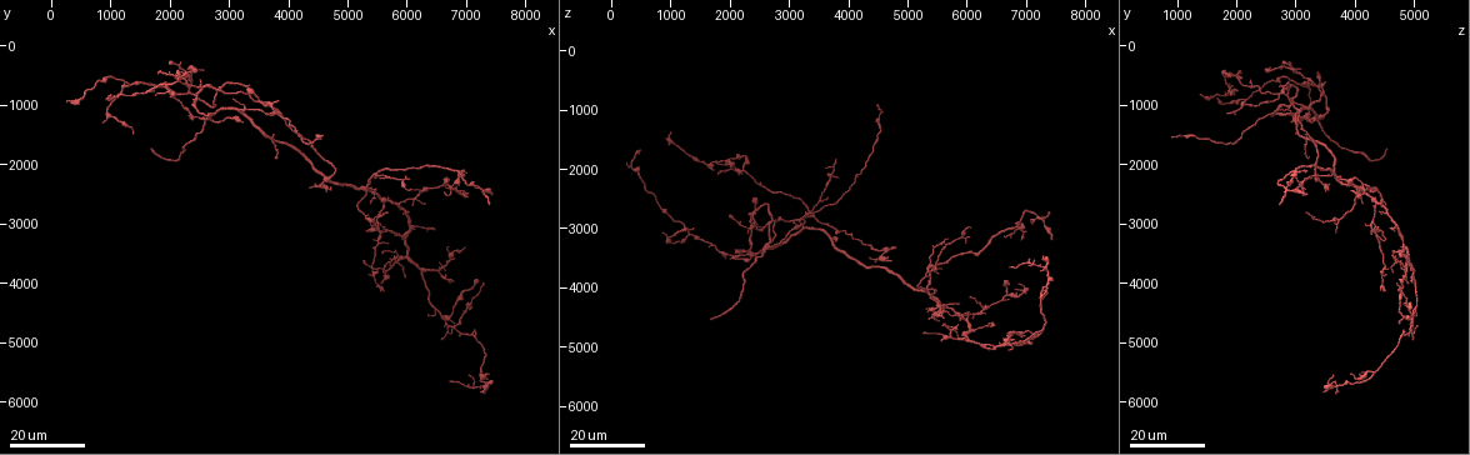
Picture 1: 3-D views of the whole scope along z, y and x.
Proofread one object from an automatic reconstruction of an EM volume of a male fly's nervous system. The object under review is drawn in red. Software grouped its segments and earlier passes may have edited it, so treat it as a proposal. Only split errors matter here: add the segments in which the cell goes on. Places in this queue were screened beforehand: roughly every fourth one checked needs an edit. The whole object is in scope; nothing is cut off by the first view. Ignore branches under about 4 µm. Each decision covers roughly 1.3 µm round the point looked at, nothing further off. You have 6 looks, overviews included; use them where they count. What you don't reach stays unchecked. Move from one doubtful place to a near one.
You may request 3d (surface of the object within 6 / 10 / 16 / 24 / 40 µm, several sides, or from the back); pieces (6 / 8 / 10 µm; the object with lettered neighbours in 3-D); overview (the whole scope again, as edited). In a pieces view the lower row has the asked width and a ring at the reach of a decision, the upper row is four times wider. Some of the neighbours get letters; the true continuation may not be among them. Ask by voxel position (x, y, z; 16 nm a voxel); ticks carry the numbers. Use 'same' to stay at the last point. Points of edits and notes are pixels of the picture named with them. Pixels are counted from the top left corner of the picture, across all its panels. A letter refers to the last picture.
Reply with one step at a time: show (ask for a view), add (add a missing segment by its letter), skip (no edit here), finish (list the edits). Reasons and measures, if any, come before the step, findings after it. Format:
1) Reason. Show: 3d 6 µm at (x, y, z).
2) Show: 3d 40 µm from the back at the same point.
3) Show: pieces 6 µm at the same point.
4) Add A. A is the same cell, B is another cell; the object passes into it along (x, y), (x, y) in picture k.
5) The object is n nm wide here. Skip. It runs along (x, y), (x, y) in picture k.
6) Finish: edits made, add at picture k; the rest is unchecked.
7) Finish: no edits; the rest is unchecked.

End of a long branch. Show: 3d 16 µm at (1700, 1750, 4550).

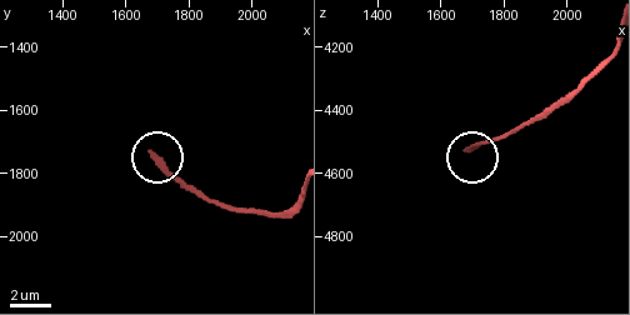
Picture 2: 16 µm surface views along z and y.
Show: pieces 8 µm at (1680, 1740, 4520).

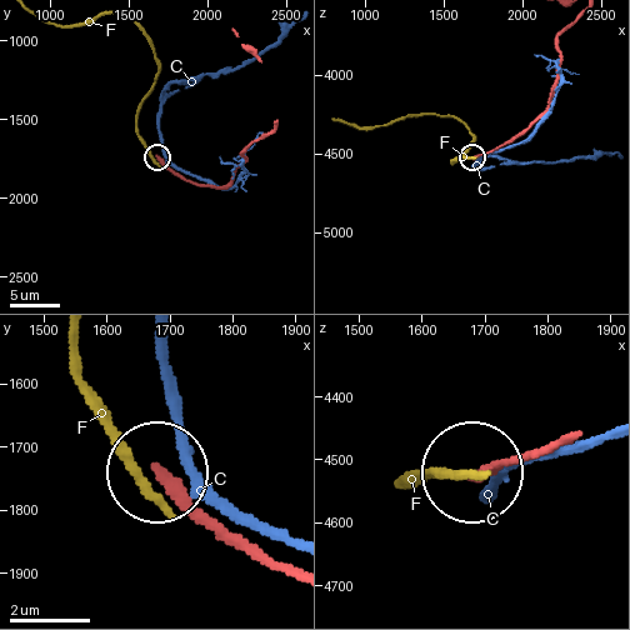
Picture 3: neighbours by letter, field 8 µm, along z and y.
The object is 210 nm wide here. Skip. C and F are other cells; it runs along (245, 151), (245, 161), (223, 185), (195, 185), (158, 159) in picture 3; none of them fits.

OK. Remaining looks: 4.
Free end. Show: 3d 24 µm at (3800, 1150, 1800).

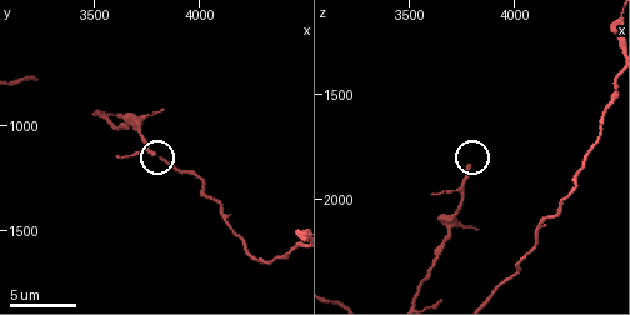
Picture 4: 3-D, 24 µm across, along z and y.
Show: pieces 10 µm at (3780, 1140, 1850).

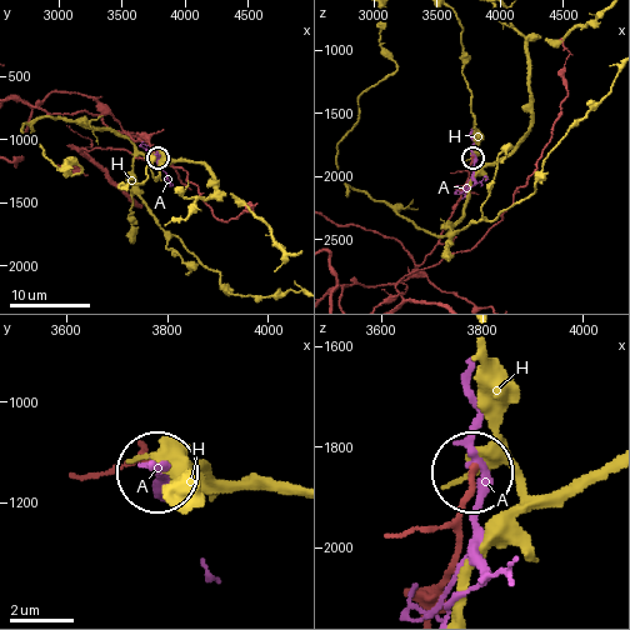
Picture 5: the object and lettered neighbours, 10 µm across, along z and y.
The object is 200 nm wide here. Skip. A and H are other cells; it runs along (430, 603), (455, 554), (455, 521), (471, 475) in picture 5; no lettered segment goes on from it.

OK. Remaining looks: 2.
An open end. Show: 3d 16 µm at (4700, 2450, 3550).

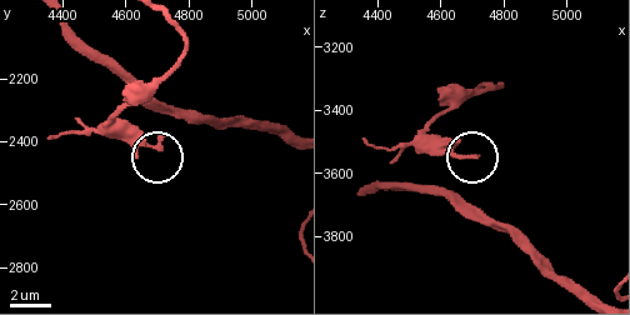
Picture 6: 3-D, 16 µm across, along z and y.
Show: pieces 8 µm at (4710, 2390, 3560).

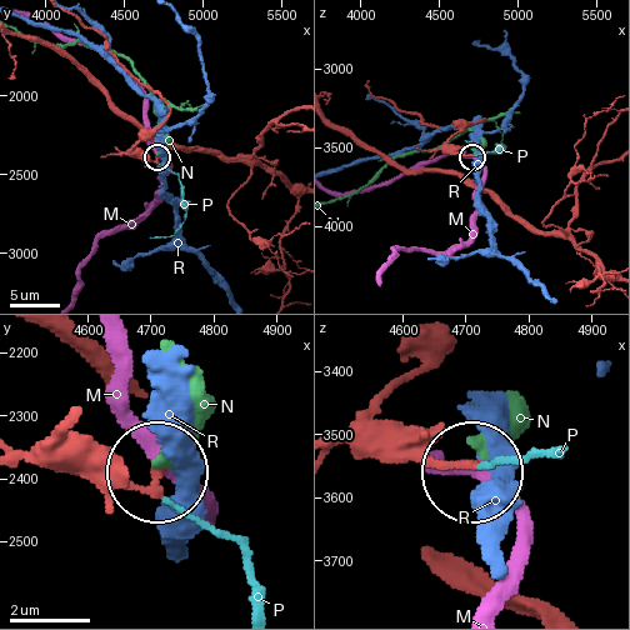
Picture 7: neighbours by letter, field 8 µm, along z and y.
Add P. P is the same cell, M, N and R are other cells; the object passes into it along (449, 141), (464, 155), (501, 149), (489, 153), (465, 141) in picture 7; the cell continues.

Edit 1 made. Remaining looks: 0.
Finish: edits made, add at picture 7; the rest is unchecked.

